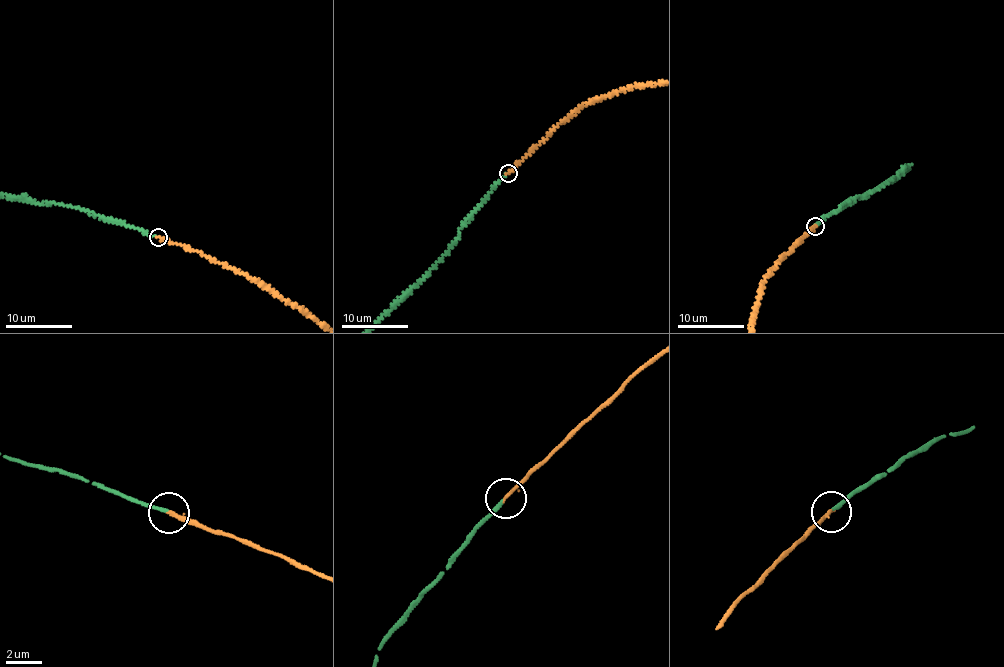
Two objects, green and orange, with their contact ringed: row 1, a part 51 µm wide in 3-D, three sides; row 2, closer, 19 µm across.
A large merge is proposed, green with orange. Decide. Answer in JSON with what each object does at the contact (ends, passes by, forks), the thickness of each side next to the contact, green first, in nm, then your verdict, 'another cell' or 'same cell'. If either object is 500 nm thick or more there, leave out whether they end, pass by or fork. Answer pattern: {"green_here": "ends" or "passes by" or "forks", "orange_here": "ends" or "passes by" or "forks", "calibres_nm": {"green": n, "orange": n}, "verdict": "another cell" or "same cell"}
{"green_here": "ends", "orange_here": "ends", "calibres_nm": {"green": 200, "orange": 200}, "verdict": "same cell"}

